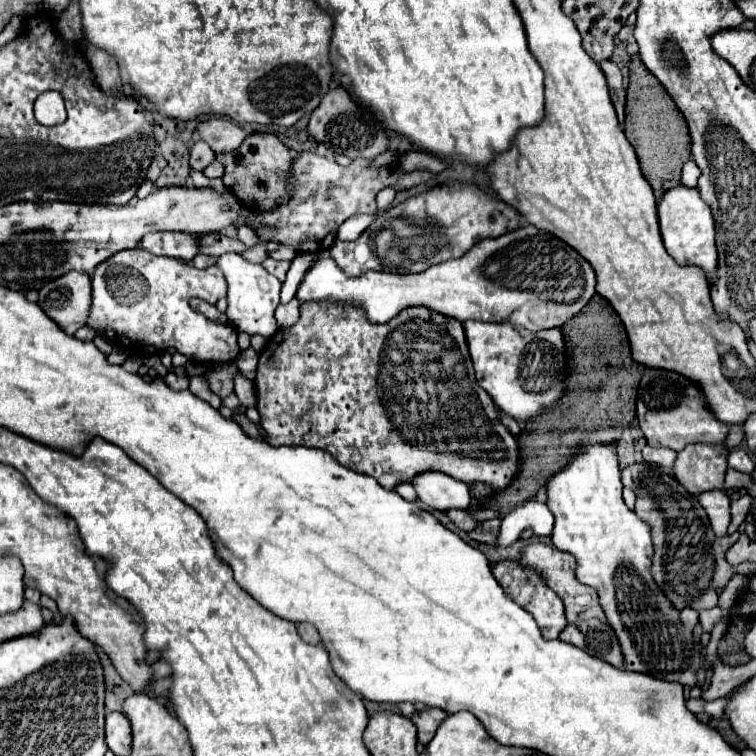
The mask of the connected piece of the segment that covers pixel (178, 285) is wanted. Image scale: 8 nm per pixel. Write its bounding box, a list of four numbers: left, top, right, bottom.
[87,248,239,364]

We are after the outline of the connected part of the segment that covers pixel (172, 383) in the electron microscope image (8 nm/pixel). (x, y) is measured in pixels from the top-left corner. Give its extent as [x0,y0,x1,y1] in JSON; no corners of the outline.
[159,372,189,390]

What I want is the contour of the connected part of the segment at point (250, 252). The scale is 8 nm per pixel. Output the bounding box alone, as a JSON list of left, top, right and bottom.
[243,240,269,262]

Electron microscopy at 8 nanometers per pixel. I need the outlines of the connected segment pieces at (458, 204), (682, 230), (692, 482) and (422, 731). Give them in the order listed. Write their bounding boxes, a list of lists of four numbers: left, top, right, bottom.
[[329,182,519,274],[657,184,719,284],[673,444,727,496],[411,708,445,744]]

